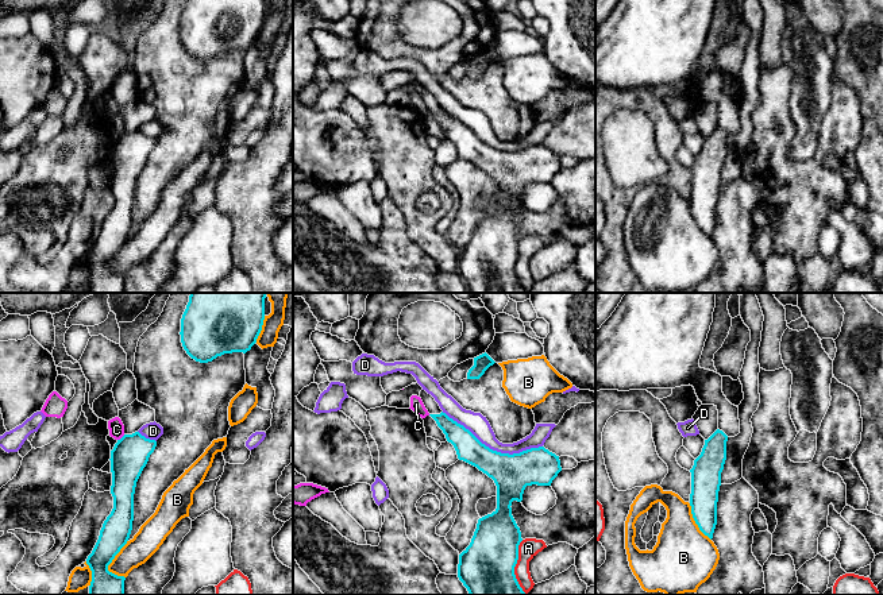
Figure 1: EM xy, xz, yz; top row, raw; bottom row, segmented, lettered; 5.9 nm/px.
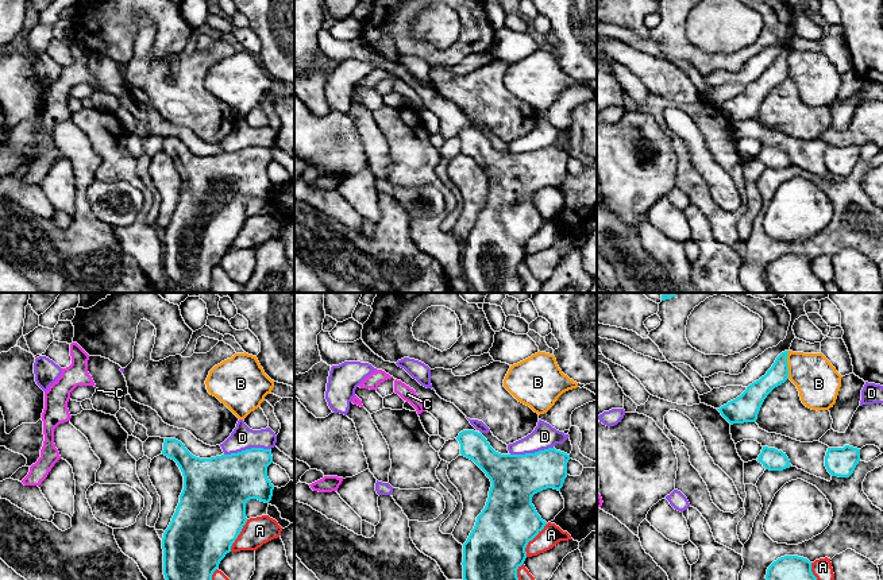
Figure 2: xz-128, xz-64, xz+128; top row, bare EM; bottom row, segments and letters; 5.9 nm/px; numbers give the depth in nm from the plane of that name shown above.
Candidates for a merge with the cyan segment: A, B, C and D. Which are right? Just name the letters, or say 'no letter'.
no letter

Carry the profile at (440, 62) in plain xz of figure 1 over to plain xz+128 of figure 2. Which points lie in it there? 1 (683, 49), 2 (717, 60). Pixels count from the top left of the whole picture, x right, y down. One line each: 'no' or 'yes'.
1: yes
2: yes

